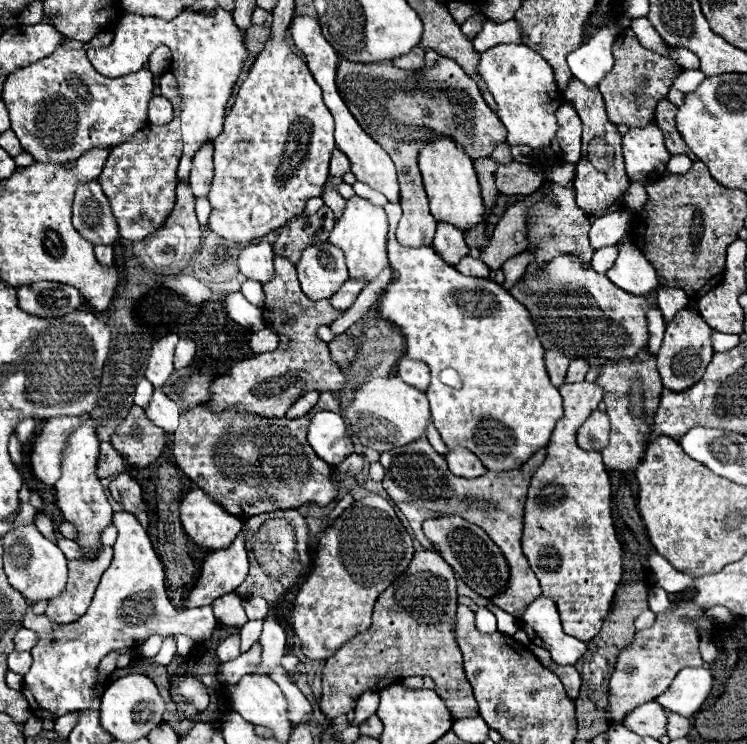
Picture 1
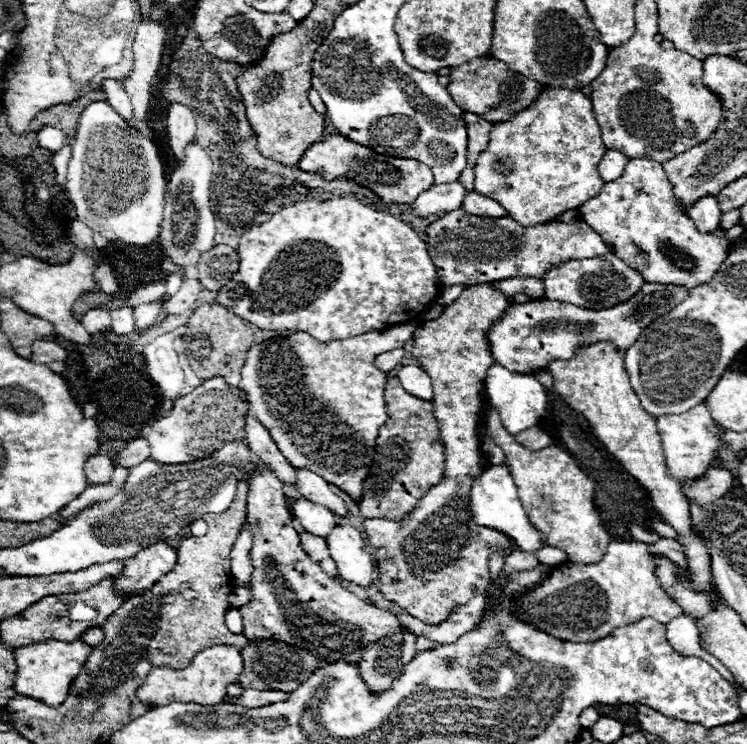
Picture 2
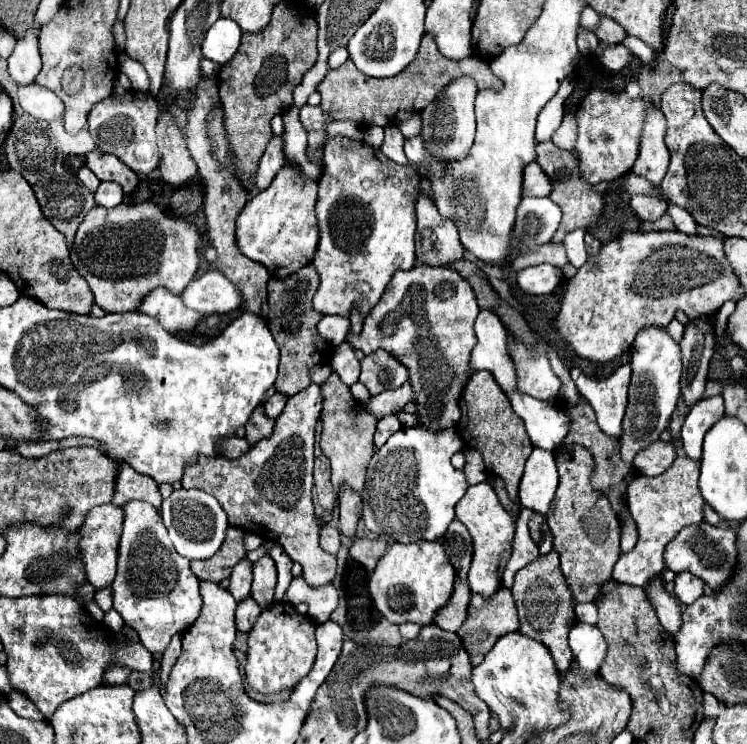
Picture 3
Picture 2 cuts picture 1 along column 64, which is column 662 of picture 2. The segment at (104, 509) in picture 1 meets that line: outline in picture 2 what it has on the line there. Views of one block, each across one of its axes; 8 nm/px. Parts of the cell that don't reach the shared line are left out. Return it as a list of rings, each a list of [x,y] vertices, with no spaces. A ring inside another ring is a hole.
[[[596,342],[592,346],[578,348],[574,358],[550,362],[546,372],[554,378],[554,392],[560,394],[572,410],[586,418],[592,434],[604,450],[648,492],[652,508],[676,530],[678,536],[674,540],[684,546],[688,558],[686,570],[690,574],[690,588],[698,592],[718,592],[710,570],[710,550],[692,526],[690,502],[684,496],[682,486],[668,474],[656,418],[640,406],[640,400],[630,386],[630,378],[624,368],[624,352],[620,352],[612,342]]]

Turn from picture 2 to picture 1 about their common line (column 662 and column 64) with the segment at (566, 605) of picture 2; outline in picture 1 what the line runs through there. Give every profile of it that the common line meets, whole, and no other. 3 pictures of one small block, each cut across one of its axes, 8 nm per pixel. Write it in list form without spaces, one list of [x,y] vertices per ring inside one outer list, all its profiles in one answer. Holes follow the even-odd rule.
[[[104,546],[96,560],[68,562],[68,586],[58,598],[48,602],[46,616],[60,624],[68,624],[84,616],[100,584],[100,576],[112,560],[112,554],[112,546]]]

